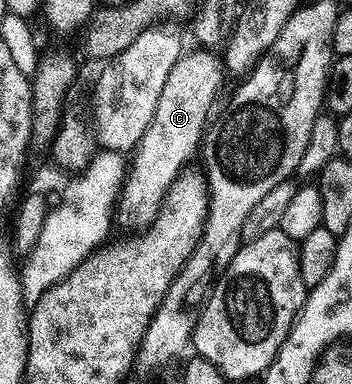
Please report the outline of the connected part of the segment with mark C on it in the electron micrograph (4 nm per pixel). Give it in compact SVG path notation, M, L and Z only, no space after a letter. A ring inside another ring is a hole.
M186 51L177 59L175 66L171 66L171 74L167 74L167 82L163 82L159 103L155 106L155 118L151 118L151 126L143 130L143 138L131 153L131 163L115 205L116 227L118 225L123 231L131 232L127 234L140 234L152 224L167 190L184 173L181 171L185 163L198 155L210 123L209 111L221 88L223 64L218 57L216 60L211 56L210 51L196 51Z

